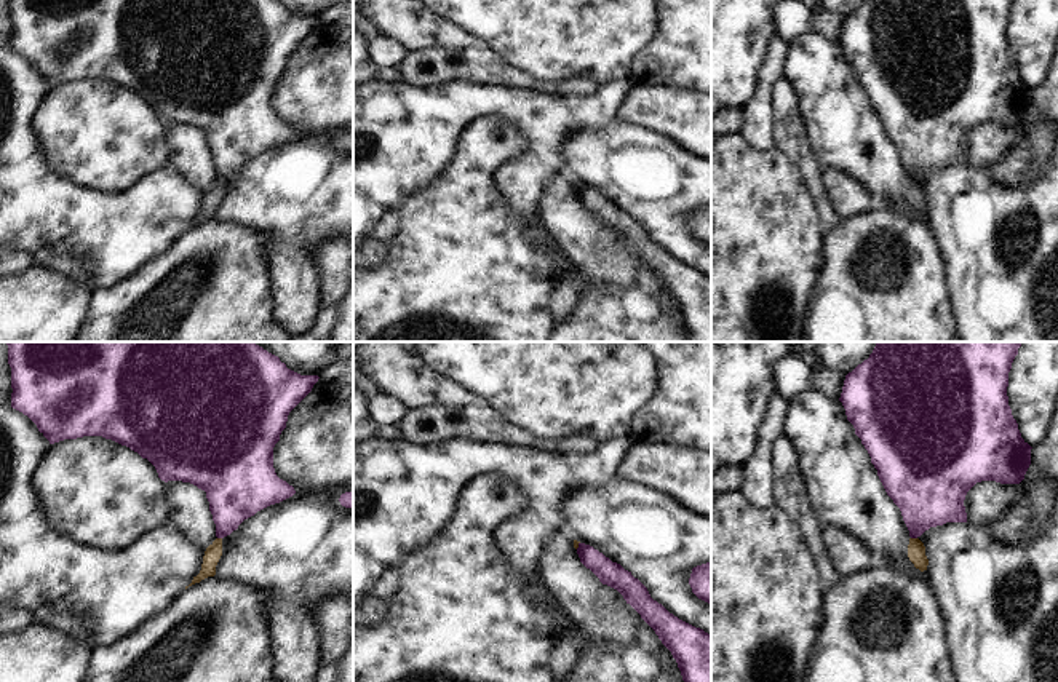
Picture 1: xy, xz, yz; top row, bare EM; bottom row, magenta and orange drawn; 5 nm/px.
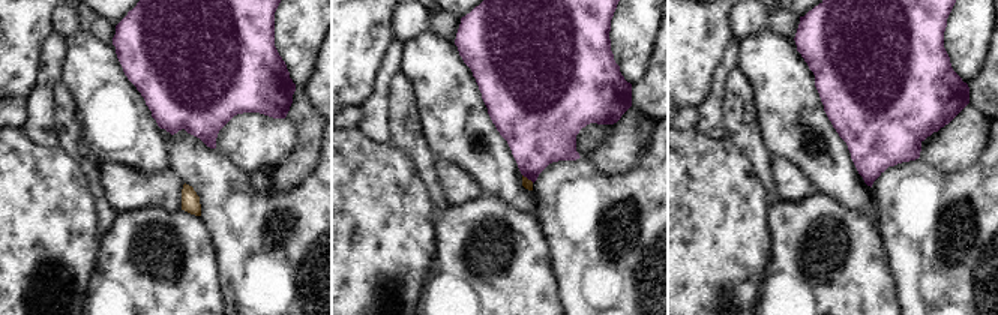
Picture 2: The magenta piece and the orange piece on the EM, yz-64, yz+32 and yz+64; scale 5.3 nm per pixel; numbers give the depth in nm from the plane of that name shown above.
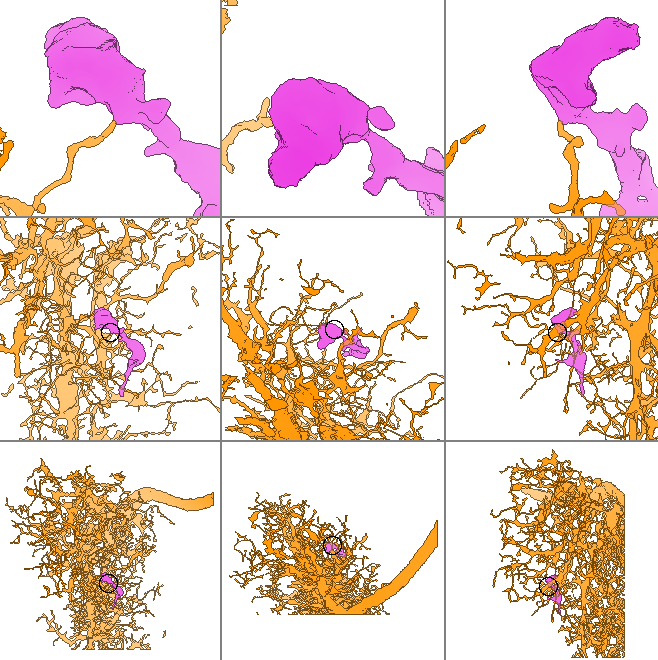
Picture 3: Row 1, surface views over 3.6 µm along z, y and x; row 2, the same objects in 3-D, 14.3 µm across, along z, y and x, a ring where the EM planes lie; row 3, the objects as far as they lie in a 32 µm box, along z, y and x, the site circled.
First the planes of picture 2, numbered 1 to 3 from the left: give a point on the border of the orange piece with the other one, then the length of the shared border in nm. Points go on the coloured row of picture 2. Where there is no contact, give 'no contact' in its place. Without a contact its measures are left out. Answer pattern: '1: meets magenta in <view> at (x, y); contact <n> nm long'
1: no contact
2: meets magenta in yz+32 at (529, 179); contact 80 nm long
3: no contact

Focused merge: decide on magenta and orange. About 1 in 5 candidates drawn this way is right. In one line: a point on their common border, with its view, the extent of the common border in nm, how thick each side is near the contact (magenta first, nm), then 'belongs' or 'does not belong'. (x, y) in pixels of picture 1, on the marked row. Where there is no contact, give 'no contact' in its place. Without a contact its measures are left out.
yz (914, 537) | 30 nm | 360/100 nm | does not belong

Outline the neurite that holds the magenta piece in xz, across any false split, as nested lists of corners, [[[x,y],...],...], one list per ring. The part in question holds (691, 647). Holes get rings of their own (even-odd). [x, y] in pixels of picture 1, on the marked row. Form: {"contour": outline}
{"contour": [[[579,543],[577,554],[603,585],[617,589],[655,631],[676,660],[684,682],[711,682],[711,636],[708,632],[670,613],[650,597],[647,588],[631,572],[593,546]]]}

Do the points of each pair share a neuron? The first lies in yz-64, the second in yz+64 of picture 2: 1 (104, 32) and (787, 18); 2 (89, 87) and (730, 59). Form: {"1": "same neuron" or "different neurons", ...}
{"1": "same neuron", "2": "different neurons"}

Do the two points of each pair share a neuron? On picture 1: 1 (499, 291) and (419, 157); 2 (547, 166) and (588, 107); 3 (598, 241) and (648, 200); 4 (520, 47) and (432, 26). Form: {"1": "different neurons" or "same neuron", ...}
{"1": "different neurons", "2": "same neuron", "3": "different neurons", "4": "different neurons"}

